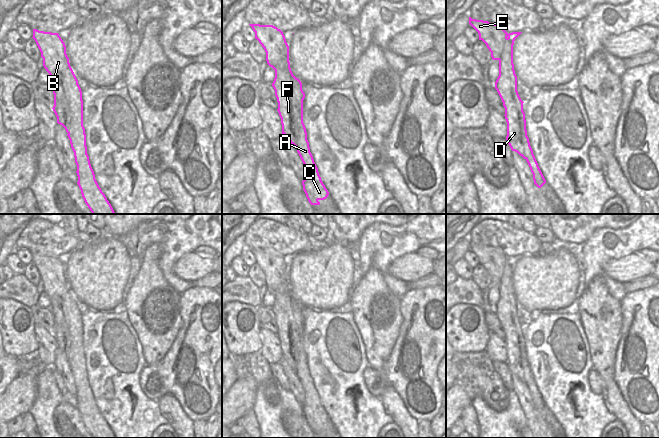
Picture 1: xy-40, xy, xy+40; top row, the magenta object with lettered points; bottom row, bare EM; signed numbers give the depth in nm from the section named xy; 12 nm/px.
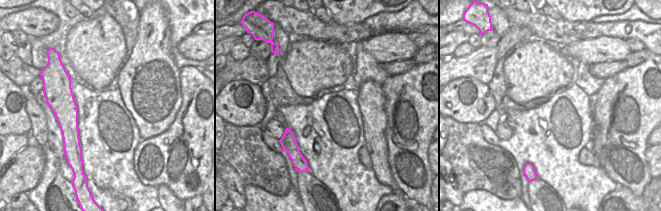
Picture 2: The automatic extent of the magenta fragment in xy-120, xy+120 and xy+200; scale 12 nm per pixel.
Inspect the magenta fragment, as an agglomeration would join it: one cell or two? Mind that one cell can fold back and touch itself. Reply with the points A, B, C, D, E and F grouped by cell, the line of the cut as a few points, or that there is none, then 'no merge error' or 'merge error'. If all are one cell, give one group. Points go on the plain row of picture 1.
A B C E F / D; cut in xy+40 along (506, 343), (513, 343), (520, 350), (524, 369), (524, 381); merge error

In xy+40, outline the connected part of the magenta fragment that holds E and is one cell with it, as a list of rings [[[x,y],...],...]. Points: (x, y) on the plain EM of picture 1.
[[[469,241],[469,248],[478,256],[479,264],[486,268],[491,276],[492,283],[499,285],[499,300],[495,306],[495,313],[503,326],[505,343],[515,344],[521,350],[525,369],[524,383],[533,398],[534,408],[541,412],[546,404],[538,390],[527,360],[525,337],[523,335],[524,326],[517,315],[517,300],[513,288],[514,265],[522,256],[508,258],[499,248],[476,244],[471,241]]]

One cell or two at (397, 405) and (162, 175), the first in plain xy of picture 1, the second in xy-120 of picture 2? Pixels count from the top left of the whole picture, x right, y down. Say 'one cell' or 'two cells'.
two cells

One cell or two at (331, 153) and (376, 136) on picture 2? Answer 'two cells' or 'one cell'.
two cells

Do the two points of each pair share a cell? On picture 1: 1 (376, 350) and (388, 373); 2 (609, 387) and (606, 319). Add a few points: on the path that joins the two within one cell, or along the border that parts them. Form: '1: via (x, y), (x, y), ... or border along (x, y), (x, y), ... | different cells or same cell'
1: border along (395, 344), (387, 361), (380, 368), (368, 366) | different cells
2: via (605, 370), (604, 336) | same cell

